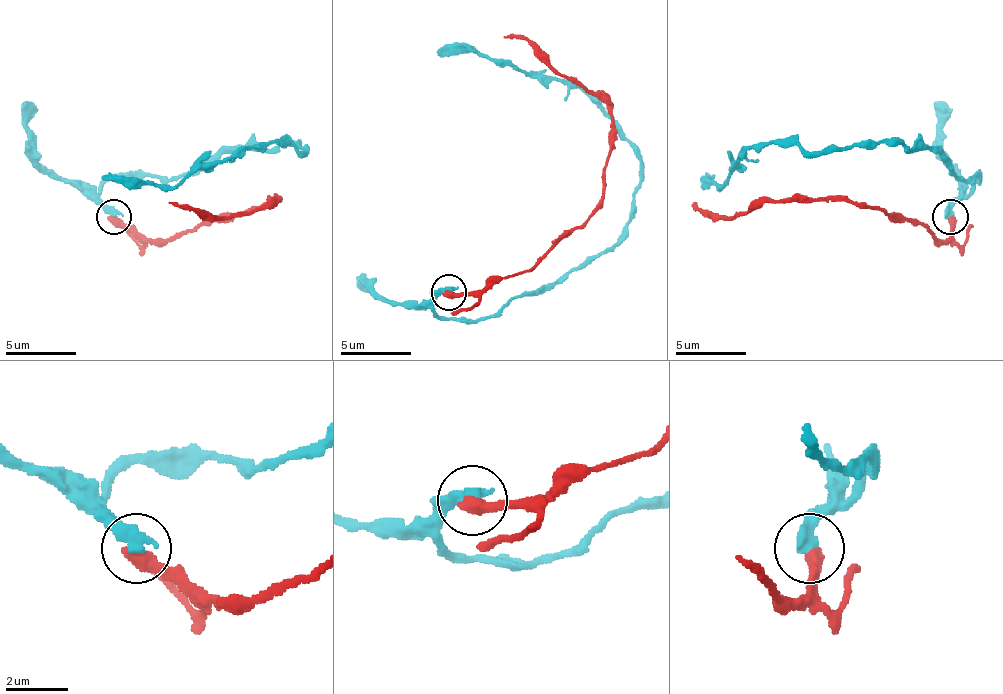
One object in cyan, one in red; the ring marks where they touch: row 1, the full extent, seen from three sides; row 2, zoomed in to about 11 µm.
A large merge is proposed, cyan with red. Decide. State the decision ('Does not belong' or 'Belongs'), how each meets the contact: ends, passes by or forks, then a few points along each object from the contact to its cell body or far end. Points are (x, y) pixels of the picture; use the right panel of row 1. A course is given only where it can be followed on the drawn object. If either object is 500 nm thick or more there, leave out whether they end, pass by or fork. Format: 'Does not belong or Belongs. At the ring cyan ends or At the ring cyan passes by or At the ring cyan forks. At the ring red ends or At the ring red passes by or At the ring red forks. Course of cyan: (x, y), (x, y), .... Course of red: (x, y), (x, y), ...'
Does not belong. Course of cyan: (951, 216), (975, 177), (891, 141), (837, 152), (777, 141), (745, 152), (717, 187), (710, 177). Course of red: (951, 216), (944, 240), (919, 223), (844, 202), (770, 202), (735, 216), (706, 216), (696, 202)

